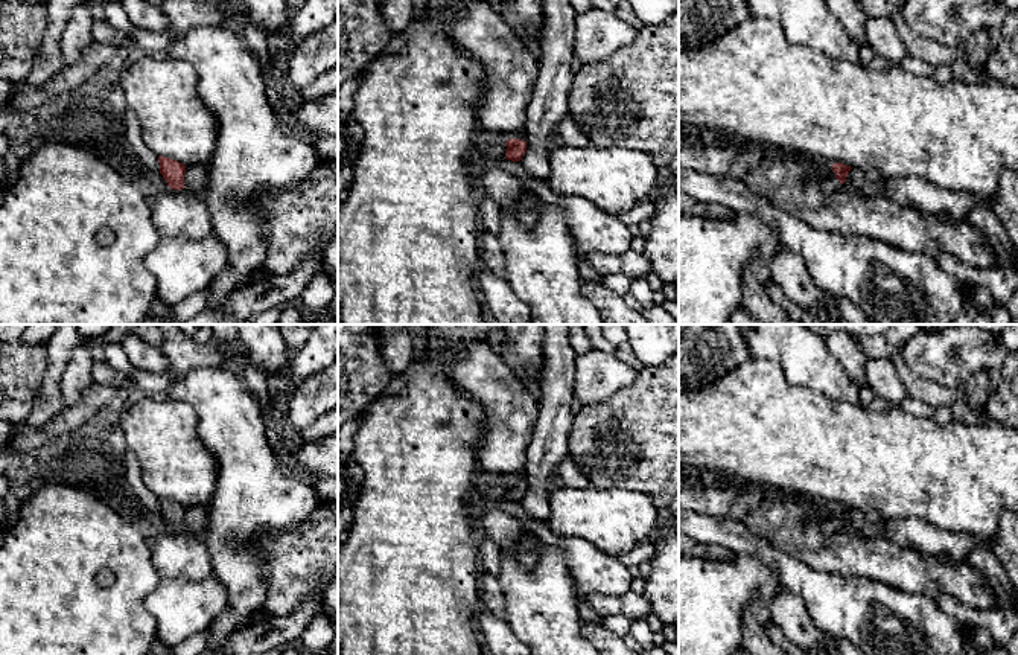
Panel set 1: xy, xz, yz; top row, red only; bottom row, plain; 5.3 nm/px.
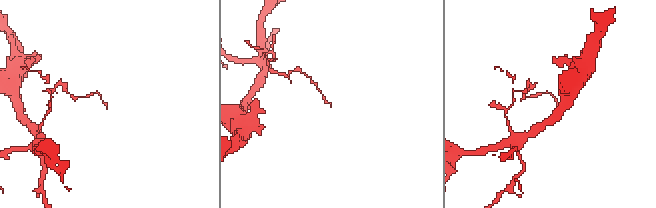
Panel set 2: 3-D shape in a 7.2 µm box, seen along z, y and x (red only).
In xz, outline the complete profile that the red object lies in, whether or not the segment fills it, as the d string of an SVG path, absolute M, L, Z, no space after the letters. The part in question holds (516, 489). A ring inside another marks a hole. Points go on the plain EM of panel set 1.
M510 480L505 483L505 487L505 500L511 503L520 503L526 492L526 483L520 480Z

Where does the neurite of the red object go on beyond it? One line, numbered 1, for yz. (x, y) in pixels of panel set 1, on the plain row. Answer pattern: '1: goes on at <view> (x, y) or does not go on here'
1: does not go on here

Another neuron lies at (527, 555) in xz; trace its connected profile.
M528 533L525 538L525 544L519 550L519 561L526 568L531 568L537 564L537 551L536 551L537 541L539 541L539 536Z

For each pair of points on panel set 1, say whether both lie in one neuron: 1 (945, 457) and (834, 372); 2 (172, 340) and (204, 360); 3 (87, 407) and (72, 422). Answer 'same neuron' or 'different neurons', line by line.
1: different neurons
2: same neuron
3: same neuron

